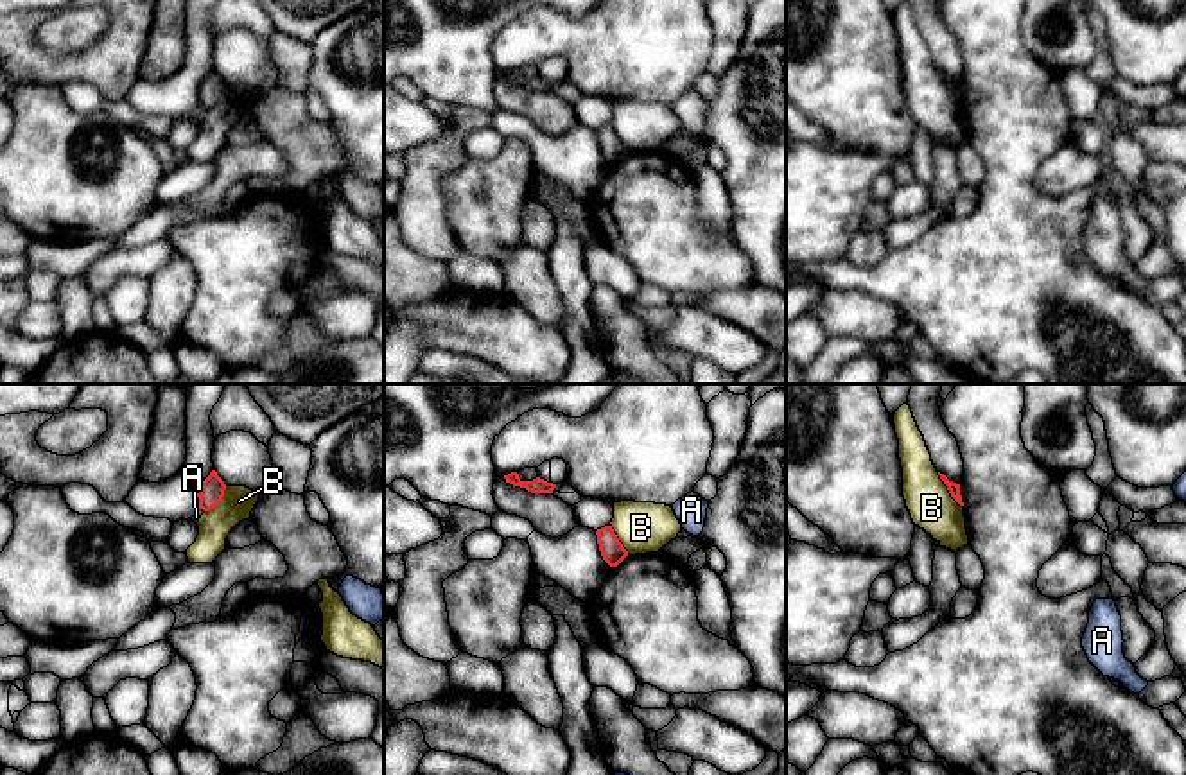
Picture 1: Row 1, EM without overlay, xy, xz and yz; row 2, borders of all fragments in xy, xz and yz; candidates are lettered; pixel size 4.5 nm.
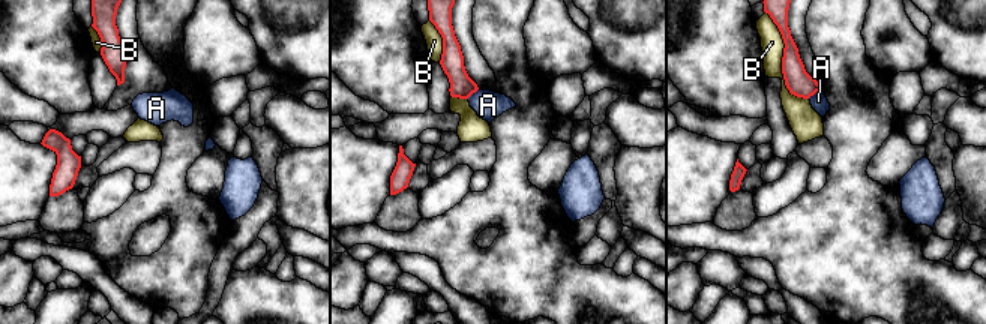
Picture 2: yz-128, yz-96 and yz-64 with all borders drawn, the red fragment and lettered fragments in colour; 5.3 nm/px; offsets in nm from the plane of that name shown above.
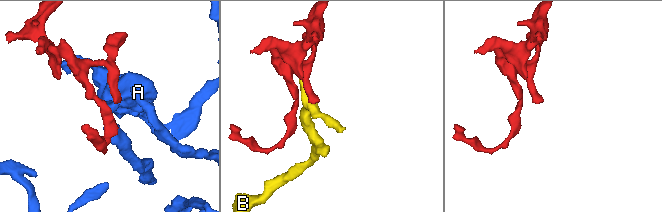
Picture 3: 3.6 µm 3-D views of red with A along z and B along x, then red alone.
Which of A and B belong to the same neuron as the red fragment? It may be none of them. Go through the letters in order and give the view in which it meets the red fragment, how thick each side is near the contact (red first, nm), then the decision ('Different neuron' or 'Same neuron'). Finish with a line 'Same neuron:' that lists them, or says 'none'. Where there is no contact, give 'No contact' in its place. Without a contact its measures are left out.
A: Touches red in xy. Thickness 110 nm (red) against 40 nm. Different neuron
B: Touches red in yz. Thickness 50 nm (red) against 200 nm. Different neuron
Same neuron: none

